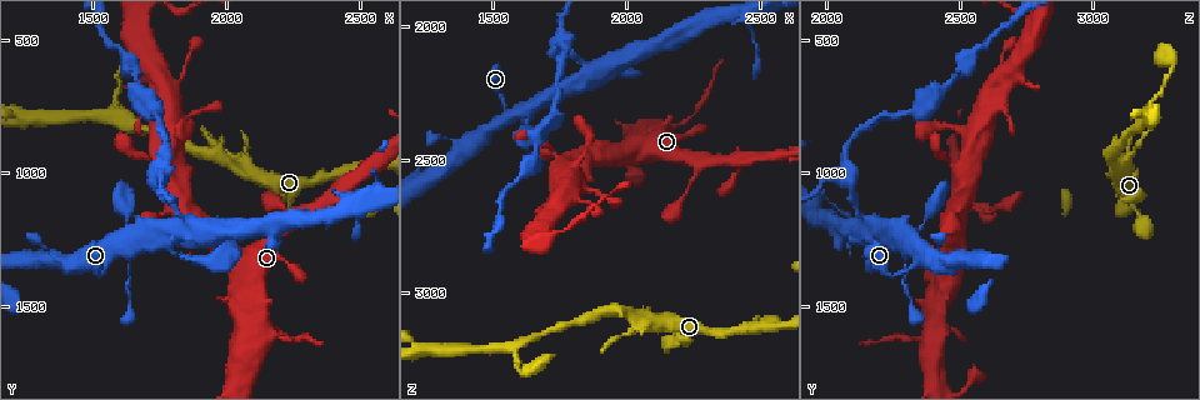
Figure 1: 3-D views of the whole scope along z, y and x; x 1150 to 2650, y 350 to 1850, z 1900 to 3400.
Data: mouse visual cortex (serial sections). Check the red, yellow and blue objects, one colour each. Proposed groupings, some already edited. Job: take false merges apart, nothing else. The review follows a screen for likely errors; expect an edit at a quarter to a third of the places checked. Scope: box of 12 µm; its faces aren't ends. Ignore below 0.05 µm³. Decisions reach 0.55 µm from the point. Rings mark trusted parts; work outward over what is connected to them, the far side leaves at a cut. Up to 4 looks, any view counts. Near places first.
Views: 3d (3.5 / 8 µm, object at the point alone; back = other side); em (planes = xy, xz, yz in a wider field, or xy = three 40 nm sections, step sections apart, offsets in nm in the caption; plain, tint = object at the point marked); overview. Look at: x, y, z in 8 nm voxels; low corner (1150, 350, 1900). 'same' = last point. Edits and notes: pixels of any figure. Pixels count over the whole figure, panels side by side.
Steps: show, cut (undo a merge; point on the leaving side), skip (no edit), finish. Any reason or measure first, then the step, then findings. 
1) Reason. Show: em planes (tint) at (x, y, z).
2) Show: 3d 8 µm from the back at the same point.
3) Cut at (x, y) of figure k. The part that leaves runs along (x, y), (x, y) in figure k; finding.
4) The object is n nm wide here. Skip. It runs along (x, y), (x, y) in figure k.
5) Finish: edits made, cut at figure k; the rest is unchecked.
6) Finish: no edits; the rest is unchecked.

Two arms in line, one across. Show: 3d 3.5 µm at (2400, 1100, 2500).

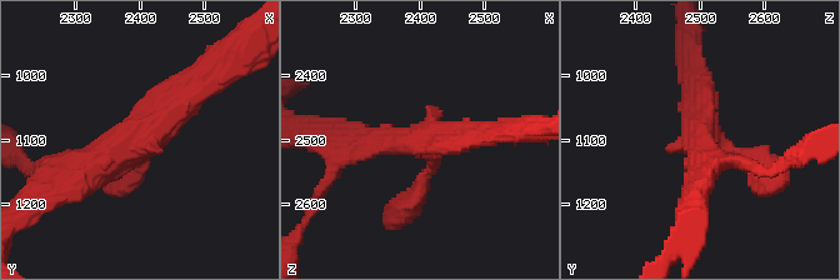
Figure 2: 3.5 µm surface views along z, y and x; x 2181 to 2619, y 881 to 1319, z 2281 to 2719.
3 arms meet here; the arms are 250, 300, 350 nm wide; now the EM. Show: em xy step 1 (tint) at (2410, 1100, 2505).

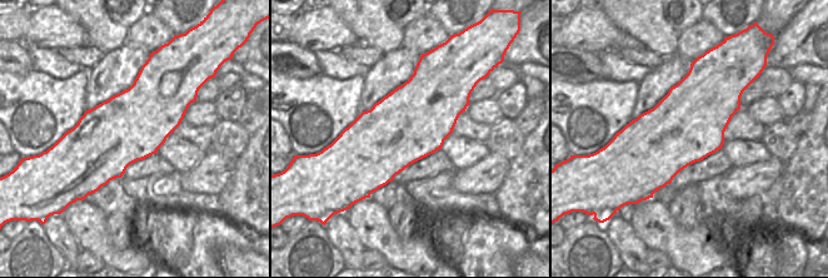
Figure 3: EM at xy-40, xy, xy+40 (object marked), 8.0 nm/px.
Skip. It runs along (71, 176), (136, 145), (209, 76) in figure 2; all the same cell.

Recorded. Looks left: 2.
Small branch off a trunk. Show: 3d 3.5 µm at (2120, 1550, 2400).

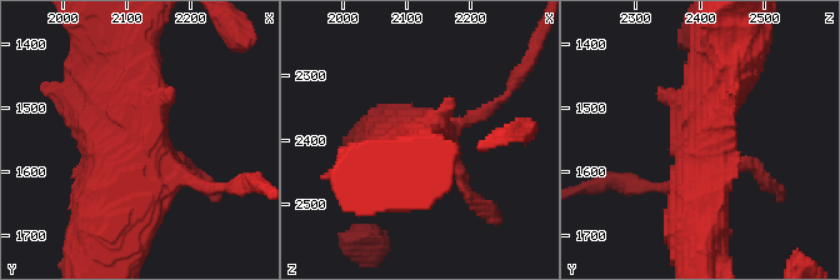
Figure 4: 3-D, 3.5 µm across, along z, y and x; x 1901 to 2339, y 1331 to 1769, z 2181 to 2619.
Show: em planes (tint) at the same point.

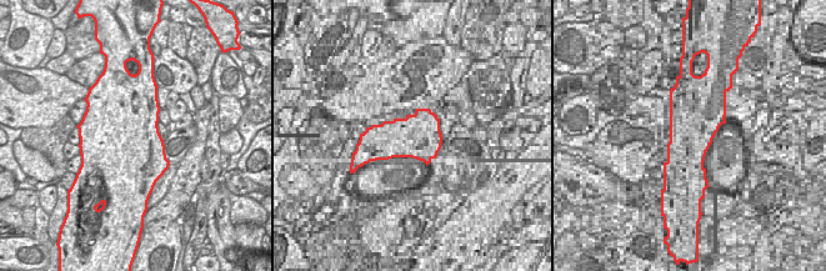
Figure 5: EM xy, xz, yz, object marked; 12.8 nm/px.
The object is 1100 nm wide here. Cut at (656, 186) of figure 4. The part that leaves runs along (165, 169), (208, 188), (254, 180) in figure 4; two cells meet here.

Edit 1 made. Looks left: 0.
Finish: edits made, cut at figure 4; the rest is unchecked.

